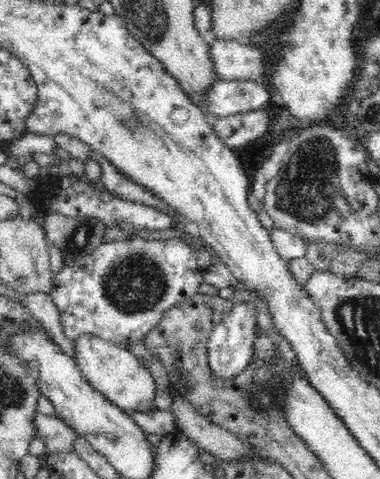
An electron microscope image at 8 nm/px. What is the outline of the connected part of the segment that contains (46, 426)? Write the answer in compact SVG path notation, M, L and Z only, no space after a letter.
M36 413L32 416L32 423L36 436L44 442L44 457L68 453L78 435L72 427L56 416Z

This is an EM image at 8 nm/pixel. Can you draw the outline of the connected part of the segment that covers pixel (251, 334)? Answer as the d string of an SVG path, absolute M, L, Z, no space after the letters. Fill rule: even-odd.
M251 304L234 306L230 316L221 324L213 328L211 332L207 353L208 366L212 369L212 375L216 379L228 380L241 374L252 363L252 342L256 338L257 319L255 309Z

